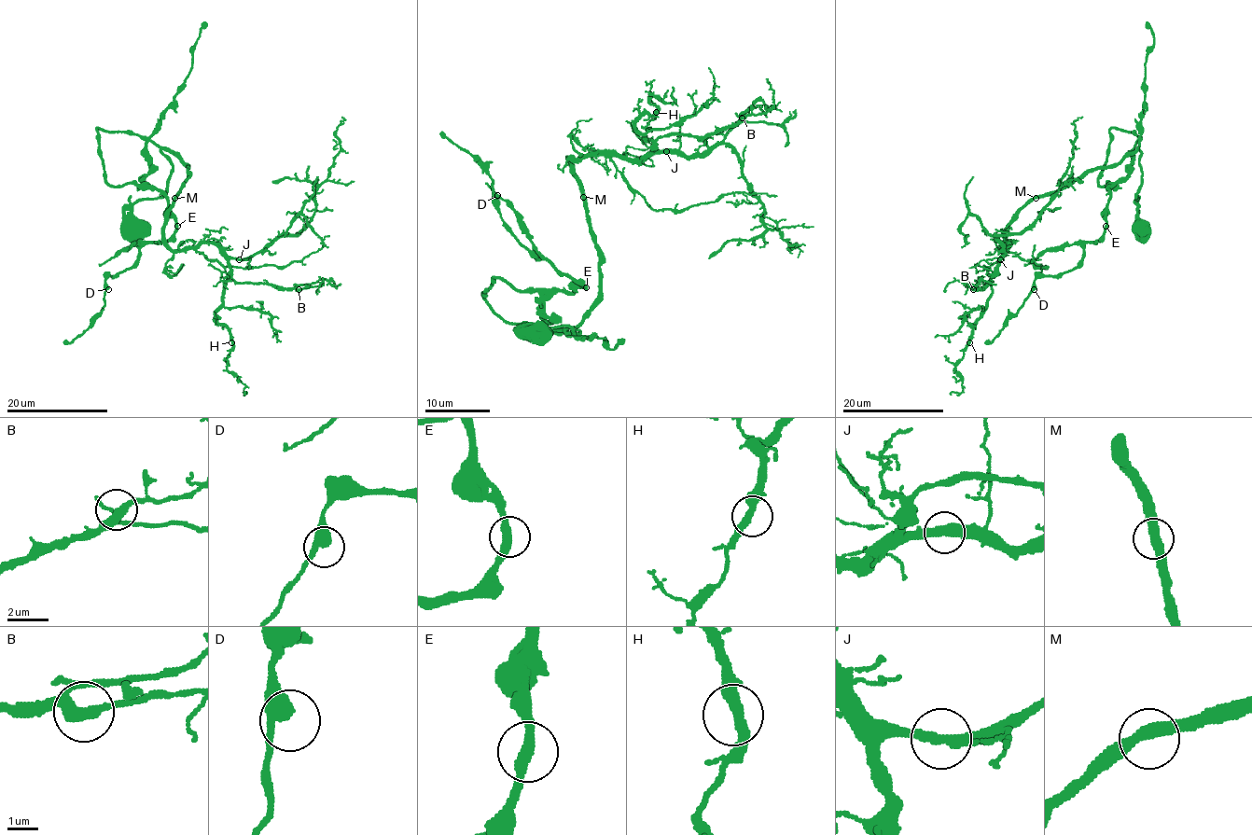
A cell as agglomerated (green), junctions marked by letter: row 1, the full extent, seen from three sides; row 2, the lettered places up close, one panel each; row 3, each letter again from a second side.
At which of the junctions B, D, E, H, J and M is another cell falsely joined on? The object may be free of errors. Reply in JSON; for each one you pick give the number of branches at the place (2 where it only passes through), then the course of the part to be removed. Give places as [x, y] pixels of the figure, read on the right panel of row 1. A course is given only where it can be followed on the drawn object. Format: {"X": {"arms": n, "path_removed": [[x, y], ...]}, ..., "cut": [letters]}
{"cut": []}

